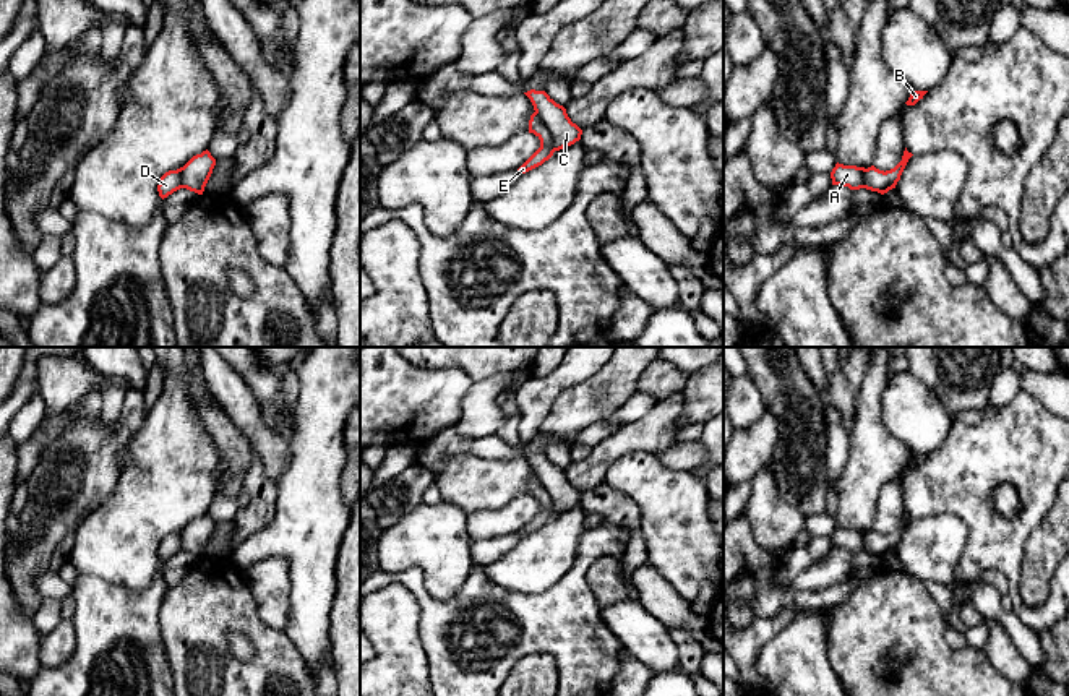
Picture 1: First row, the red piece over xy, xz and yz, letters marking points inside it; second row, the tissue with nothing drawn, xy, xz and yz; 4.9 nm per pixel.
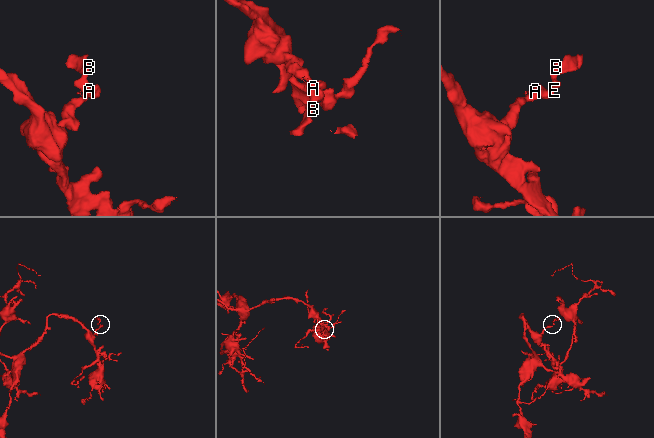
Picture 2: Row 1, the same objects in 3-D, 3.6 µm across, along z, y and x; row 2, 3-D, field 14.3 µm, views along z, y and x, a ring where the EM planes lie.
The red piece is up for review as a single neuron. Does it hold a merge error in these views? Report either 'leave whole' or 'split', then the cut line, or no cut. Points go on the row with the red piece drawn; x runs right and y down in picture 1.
split; cut in xz along (534, 112), (545, 127), (553, 151)

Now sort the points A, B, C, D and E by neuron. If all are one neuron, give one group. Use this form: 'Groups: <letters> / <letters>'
Groups: A C / B D E

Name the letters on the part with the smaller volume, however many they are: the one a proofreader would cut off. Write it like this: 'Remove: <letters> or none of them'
Remove: A, C

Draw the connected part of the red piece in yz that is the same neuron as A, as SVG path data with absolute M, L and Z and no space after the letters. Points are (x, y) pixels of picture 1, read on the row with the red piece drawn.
M835 164L831 172L832 185L844 185L850 190L863 188L865 167Z

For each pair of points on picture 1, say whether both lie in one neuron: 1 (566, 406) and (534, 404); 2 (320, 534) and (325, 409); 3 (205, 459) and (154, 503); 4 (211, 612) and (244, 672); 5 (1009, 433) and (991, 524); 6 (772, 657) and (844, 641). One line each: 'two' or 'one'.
1: two
2: one
3: one
4: one
5: one
6: two

